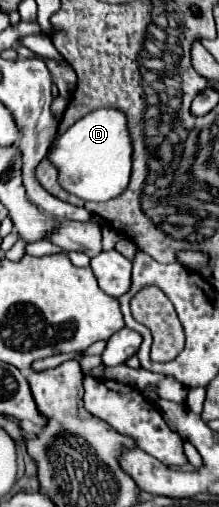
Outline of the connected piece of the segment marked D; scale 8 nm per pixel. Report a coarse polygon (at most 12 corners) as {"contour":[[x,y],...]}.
{"contour":[[113,107],[55,133],[59,185],[109,201],[129,185],[133,145]]}

